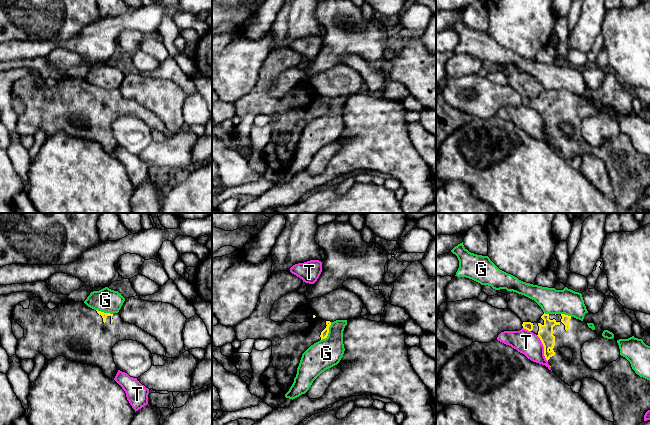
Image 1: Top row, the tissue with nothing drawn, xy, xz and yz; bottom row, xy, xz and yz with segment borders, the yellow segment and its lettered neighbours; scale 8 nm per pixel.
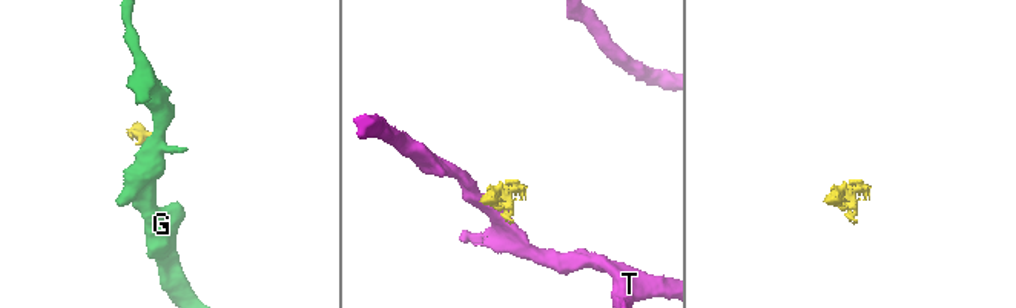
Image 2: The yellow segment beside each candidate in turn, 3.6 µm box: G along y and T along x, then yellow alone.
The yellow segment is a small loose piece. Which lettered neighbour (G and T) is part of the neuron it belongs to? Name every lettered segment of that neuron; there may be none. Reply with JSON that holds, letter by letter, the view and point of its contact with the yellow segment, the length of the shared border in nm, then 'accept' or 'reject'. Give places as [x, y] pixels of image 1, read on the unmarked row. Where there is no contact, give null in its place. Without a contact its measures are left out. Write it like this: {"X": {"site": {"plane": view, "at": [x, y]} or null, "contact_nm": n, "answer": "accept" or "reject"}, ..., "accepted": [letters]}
{"G": {"site": {"plane": "xz", "at": [328, 108]}, "contact_nm": 170, "answer": "reject"}, "T": {"site": {"plane": "yz", "at": [544, 124]}, "contact_nm": 240, "answer": "reject"}, "accepted": []}

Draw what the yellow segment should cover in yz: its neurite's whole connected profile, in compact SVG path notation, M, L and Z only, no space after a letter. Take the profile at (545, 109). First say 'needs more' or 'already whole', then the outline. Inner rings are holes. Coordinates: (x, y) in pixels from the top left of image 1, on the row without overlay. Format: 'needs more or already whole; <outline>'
needs more; M543 90L537 98L523 98L523 104L536 110L543 122L544 132L551 146L569 162L576 156L591 154L600 158L606 166L614 190L614 201L619 208L629 209L644 198L645 189L650 186L650 157L640 153L632 145L630 138L623 132L609 139L603 146L589 145L582 135L582 121L596 115L597 110L587 99L565 90ZM563 123L573 127L573 134L566 138L560 128Z

